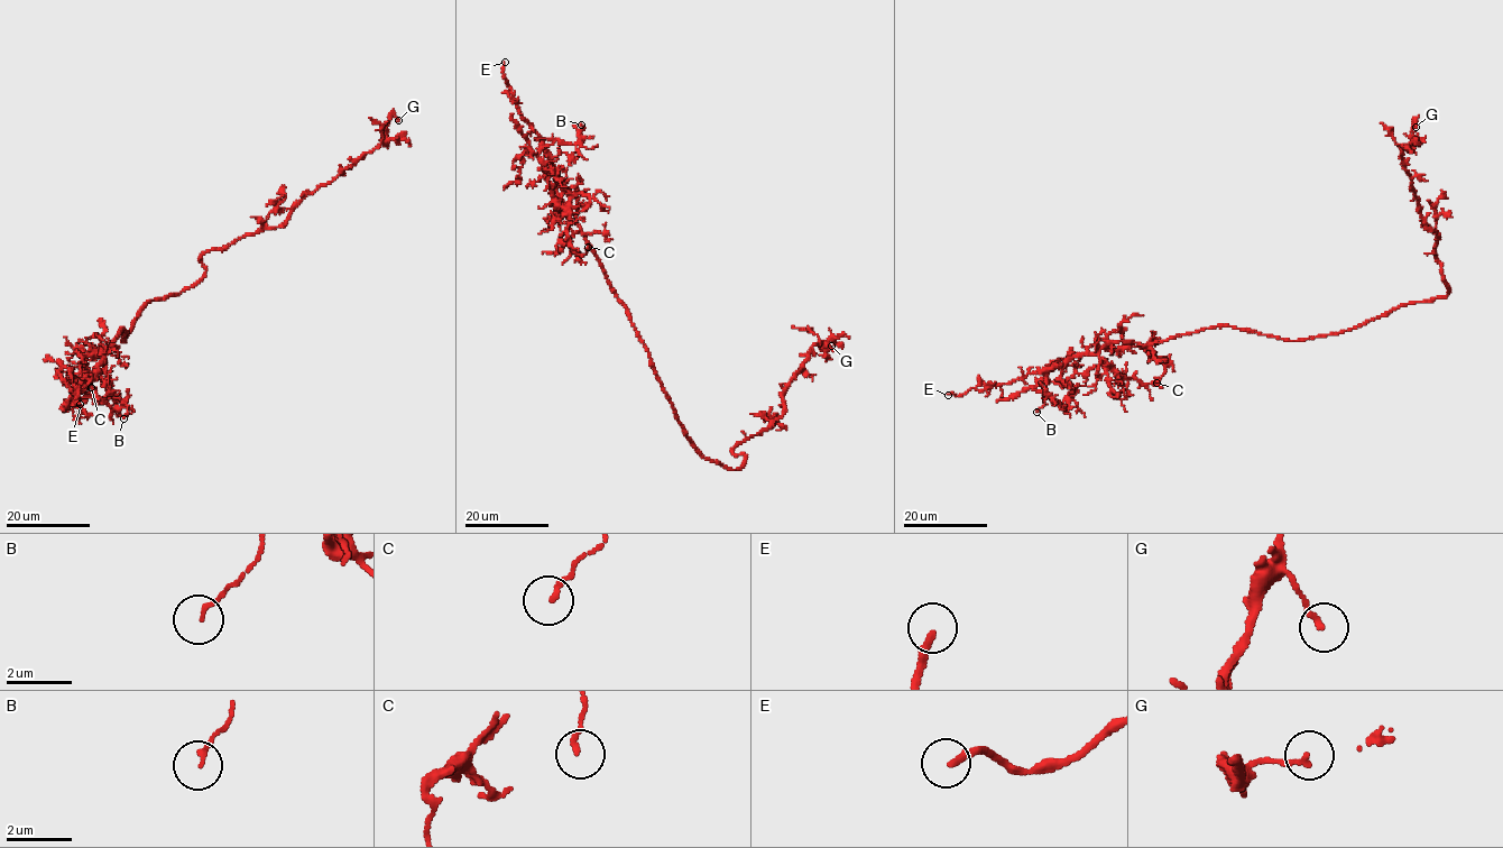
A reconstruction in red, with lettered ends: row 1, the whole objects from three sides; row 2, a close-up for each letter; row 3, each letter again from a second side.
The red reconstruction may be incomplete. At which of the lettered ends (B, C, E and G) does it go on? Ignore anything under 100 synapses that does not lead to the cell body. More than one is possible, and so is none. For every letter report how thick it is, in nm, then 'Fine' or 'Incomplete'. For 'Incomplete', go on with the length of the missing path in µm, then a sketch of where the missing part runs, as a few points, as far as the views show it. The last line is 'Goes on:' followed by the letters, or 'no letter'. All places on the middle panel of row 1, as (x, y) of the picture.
B: Thickness 110 nm. Fine
C: Thickness 130 nm. Fine
E: Thickness 220 nm. Incomplete. Missing length about 60 µm
G: Thickness 180 nm. Fine
Goes on: E

